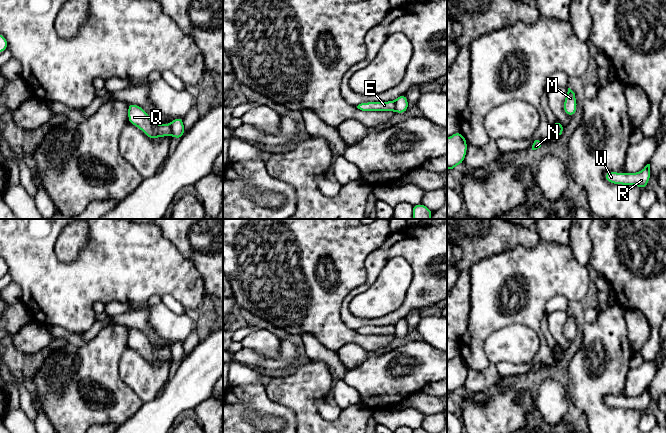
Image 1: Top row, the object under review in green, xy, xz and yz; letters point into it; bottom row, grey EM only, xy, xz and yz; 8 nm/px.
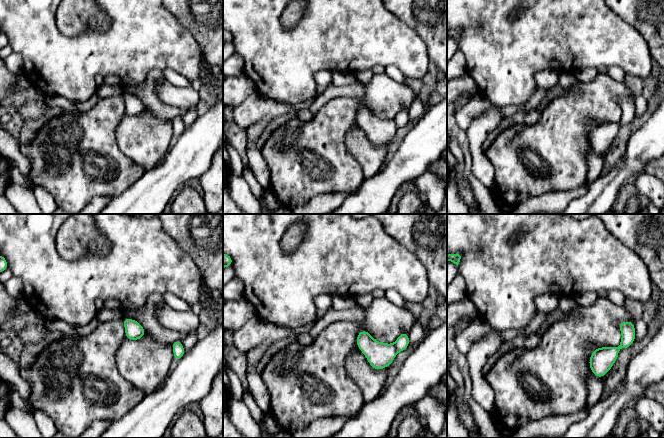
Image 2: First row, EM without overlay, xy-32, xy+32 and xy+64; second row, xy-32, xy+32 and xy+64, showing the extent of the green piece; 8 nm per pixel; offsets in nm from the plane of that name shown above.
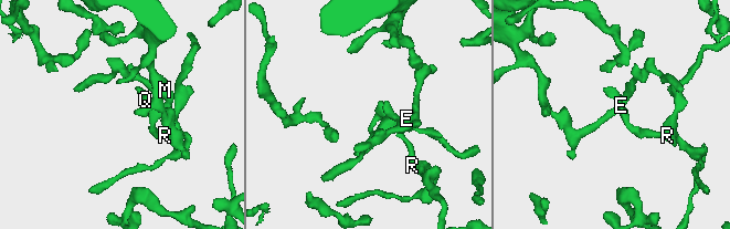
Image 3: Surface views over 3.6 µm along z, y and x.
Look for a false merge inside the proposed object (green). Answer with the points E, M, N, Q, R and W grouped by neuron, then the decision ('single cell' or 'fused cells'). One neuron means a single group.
E Q R W / M N | fused cells

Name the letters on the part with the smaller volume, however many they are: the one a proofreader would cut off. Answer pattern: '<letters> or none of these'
E, Q, R, W

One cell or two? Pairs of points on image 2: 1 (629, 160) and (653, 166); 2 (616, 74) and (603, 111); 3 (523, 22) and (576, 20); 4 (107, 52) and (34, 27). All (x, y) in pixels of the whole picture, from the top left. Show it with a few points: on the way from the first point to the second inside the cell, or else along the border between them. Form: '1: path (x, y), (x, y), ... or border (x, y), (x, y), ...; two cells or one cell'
1: border (653, 159), (648, 163), (644, 172); two cells
2: border (602, 73), (624, 82); two cells
3: path (536, 22), (563, 22); one cell
4: path (89, 51), (60, 51), (52, 43); one cell

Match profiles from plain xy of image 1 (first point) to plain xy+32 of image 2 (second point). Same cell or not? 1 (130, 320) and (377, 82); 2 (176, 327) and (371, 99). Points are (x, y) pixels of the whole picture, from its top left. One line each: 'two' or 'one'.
1: two
2: one

